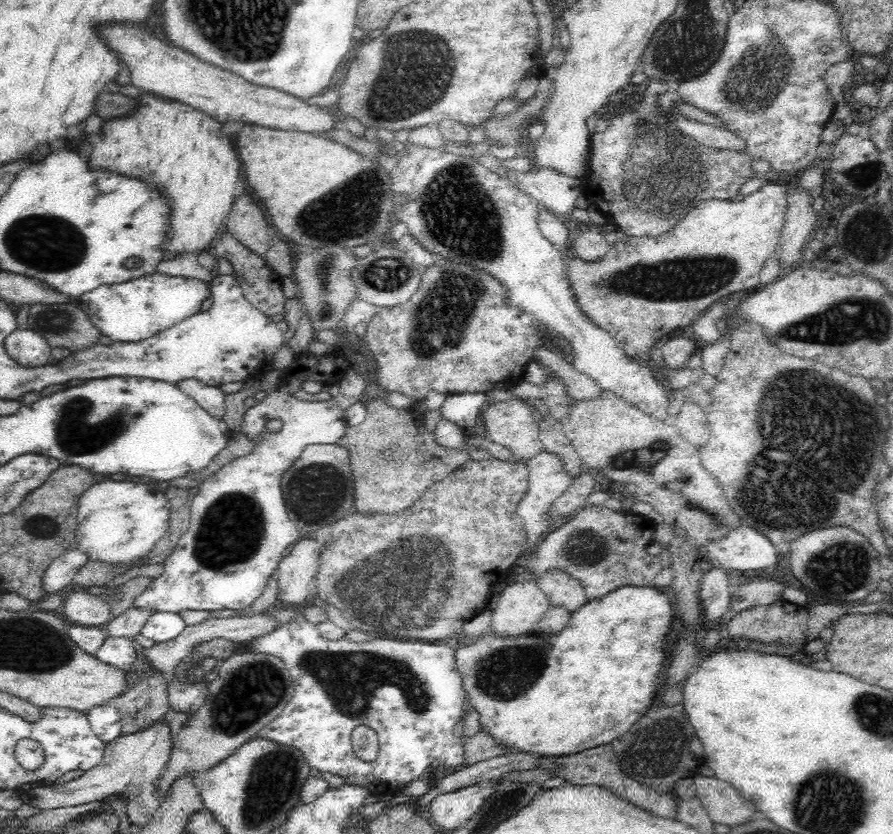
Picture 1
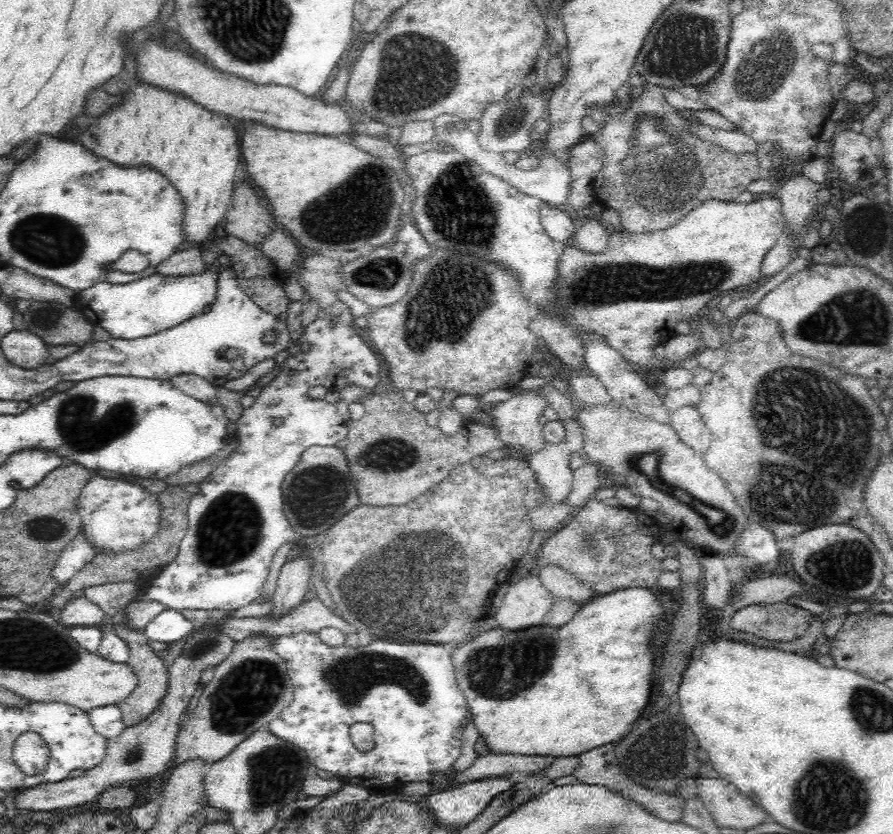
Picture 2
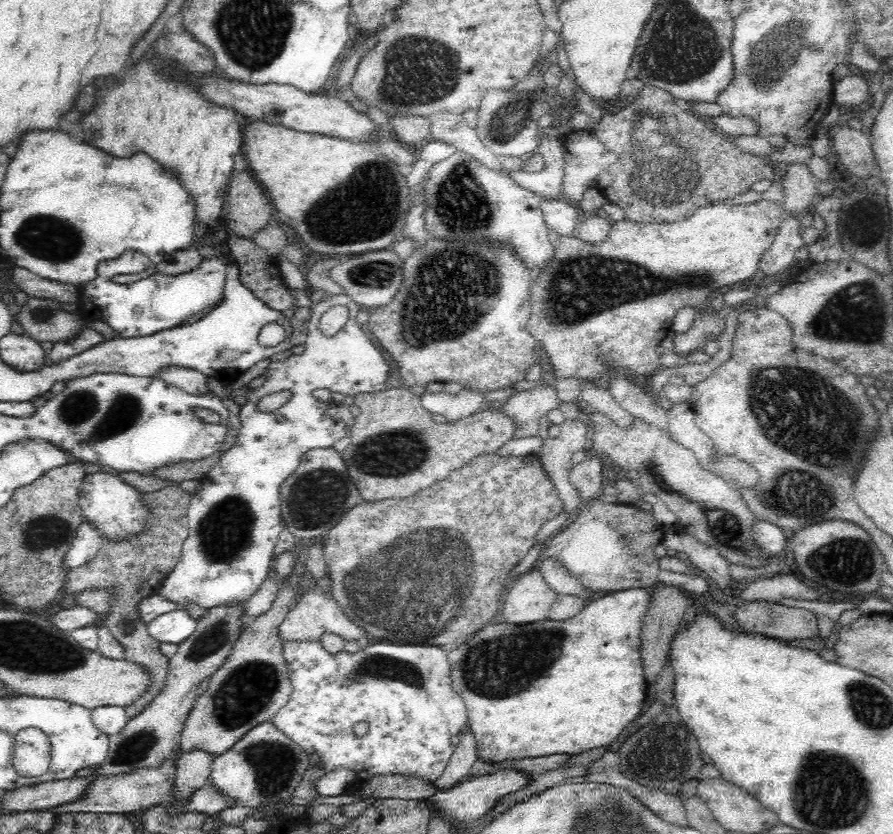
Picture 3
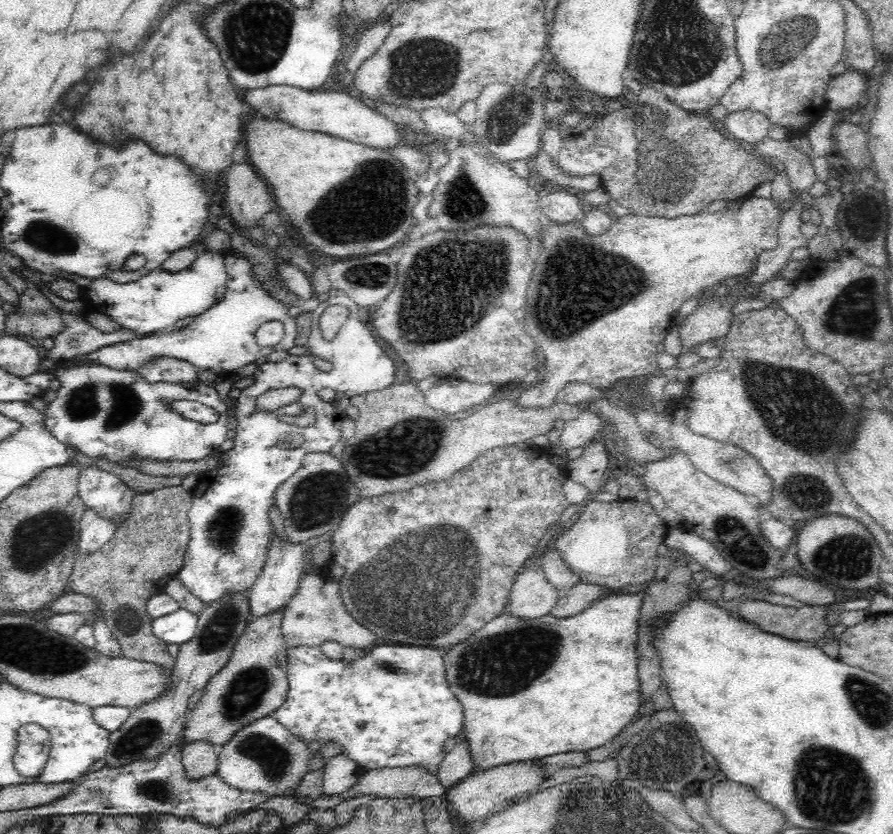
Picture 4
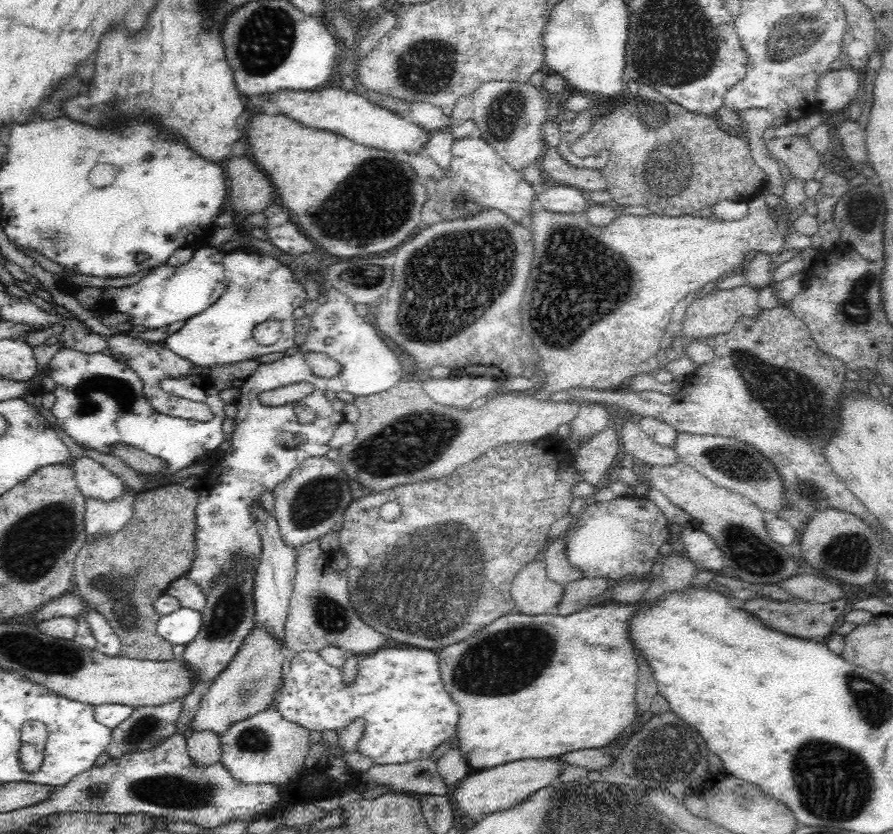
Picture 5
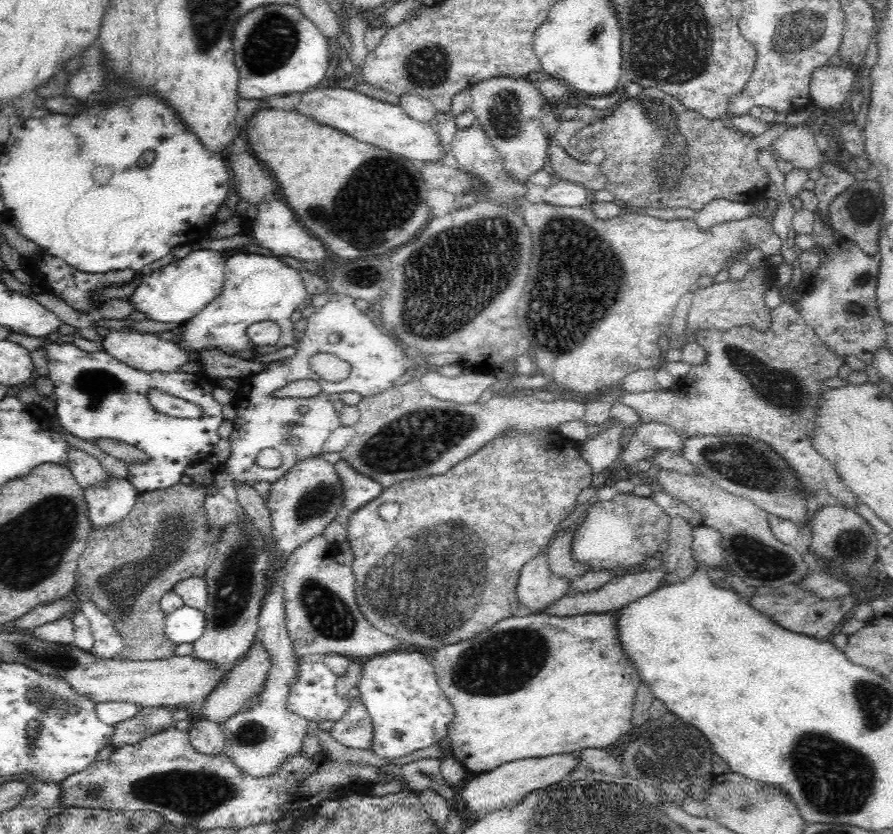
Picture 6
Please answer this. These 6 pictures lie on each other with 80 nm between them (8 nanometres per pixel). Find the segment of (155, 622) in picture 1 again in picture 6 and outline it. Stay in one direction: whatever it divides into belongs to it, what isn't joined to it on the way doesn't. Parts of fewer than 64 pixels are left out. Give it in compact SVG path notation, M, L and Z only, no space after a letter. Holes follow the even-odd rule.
M182 605L164 618L164 635L178 644L192 644L204 630L204 613Z

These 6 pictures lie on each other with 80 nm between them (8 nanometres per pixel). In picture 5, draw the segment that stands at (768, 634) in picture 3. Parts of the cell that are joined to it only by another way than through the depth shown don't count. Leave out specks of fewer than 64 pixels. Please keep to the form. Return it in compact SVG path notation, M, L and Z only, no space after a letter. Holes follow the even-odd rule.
M756 598L747 600L742 607L746 613L756 617L768 628L780 631L788 636L798 637L801 639L810 639L820 643L826 634L830 633L830 628L836 620L836 616L841 618L841 613L848 609L846 598L833 600L824 604L806 602L802 599L794 598L787 602L777 602L772 599Z

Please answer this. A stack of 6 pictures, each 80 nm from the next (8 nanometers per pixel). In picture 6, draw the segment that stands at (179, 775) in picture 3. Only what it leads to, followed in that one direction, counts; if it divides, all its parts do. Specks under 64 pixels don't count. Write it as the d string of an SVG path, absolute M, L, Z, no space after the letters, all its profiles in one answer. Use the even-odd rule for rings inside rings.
M197 719L188 730L193 750L198 754L216 756L223 753L225 744L224 725L206 719Z

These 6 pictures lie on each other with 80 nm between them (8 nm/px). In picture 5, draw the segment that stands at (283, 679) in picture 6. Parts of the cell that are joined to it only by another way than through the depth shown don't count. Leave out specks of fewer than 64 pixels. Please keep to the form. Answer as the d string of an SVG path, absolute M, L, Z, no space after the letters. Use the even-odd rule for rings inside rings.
M260 505L251 508L251 515L255 518L258 534L262 539L261 561L254 575L252 586L252 599L254 599L254 626L267 628L273 636L284 640L284 622L288 615L289 600L295 581L297 554L295 547L290 547L280 534L280 527L275 517ZM276 702L268 710L232 724L228 732L220 738L219 761L236 783L283 787L302 776L304 761L311 747L309 736L306 729L284 721L278 713Z

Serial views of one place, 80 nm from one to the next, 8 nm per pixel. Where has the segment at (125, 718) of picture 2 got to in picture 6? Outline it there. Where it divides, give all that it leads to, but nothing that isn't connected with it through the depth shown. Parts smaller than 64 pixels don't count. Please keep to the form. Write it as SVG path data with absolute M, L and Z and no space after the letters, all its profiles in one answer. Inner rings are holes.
M192 483L188 486L184 484L174 484L168 488L162 488L150 492L139 493L136 499L136 504L133 506L131 513L125 519L122 519L119 523L108 525L103 529L91 529L88 535L86 546L82 554L78 556L78 562L76 562L76 570L78 571L78 587L74 593L77 598L90 599L98 610L102 611L104 615L112 621L114 628L118 631L118 634L122 637L123 646L121 652L117 658L128 659L132 661L151 661L156 659L167 659L174 656L174 649L177 644L166 638L164 635L164 618L165 614L160 609L160 599L166 592L172 591L174 584L186 578L203 577L205 576L205 570L208 567L209 561L214 553L214 533L210 533L210 527L206 523L206 511L204 511L204 496L206 496L205 487Z

